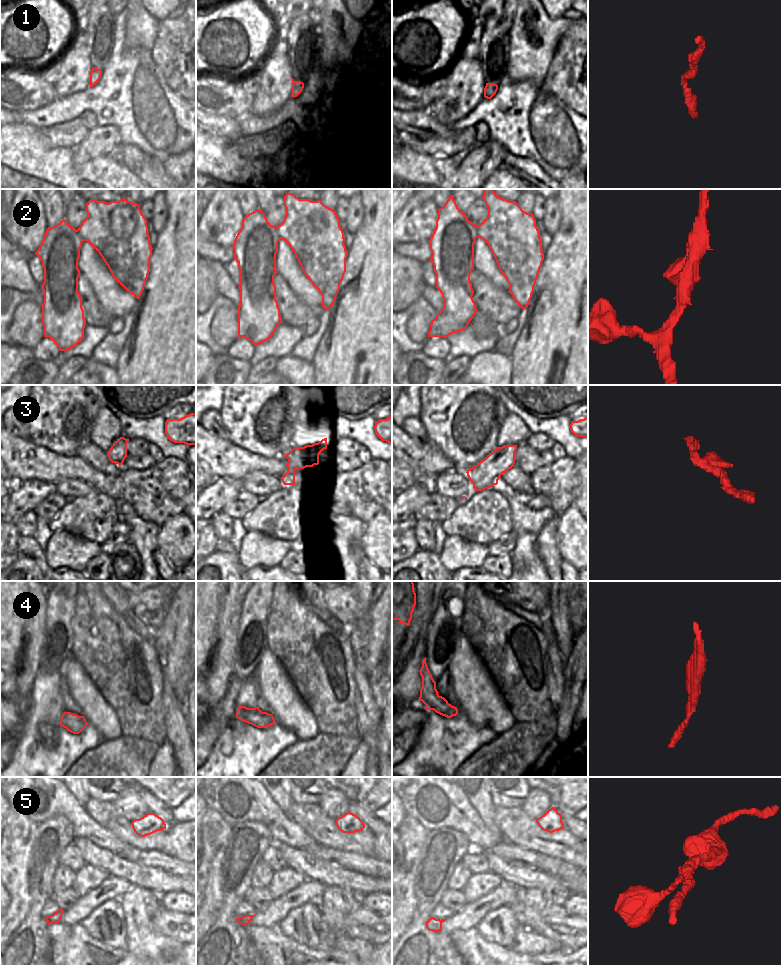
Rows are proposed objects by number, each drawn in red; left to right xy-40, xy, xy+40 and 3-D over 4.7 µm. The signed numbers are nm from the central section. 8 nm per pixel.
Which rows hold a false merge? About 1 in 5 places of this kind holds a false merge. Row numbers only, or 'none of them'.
none of them

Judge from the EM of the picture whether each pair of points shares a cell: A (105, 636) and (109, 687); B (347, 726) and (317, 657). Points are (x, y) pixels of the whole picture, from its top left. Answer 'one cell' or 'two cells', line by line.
A: one cell
B: one cell

